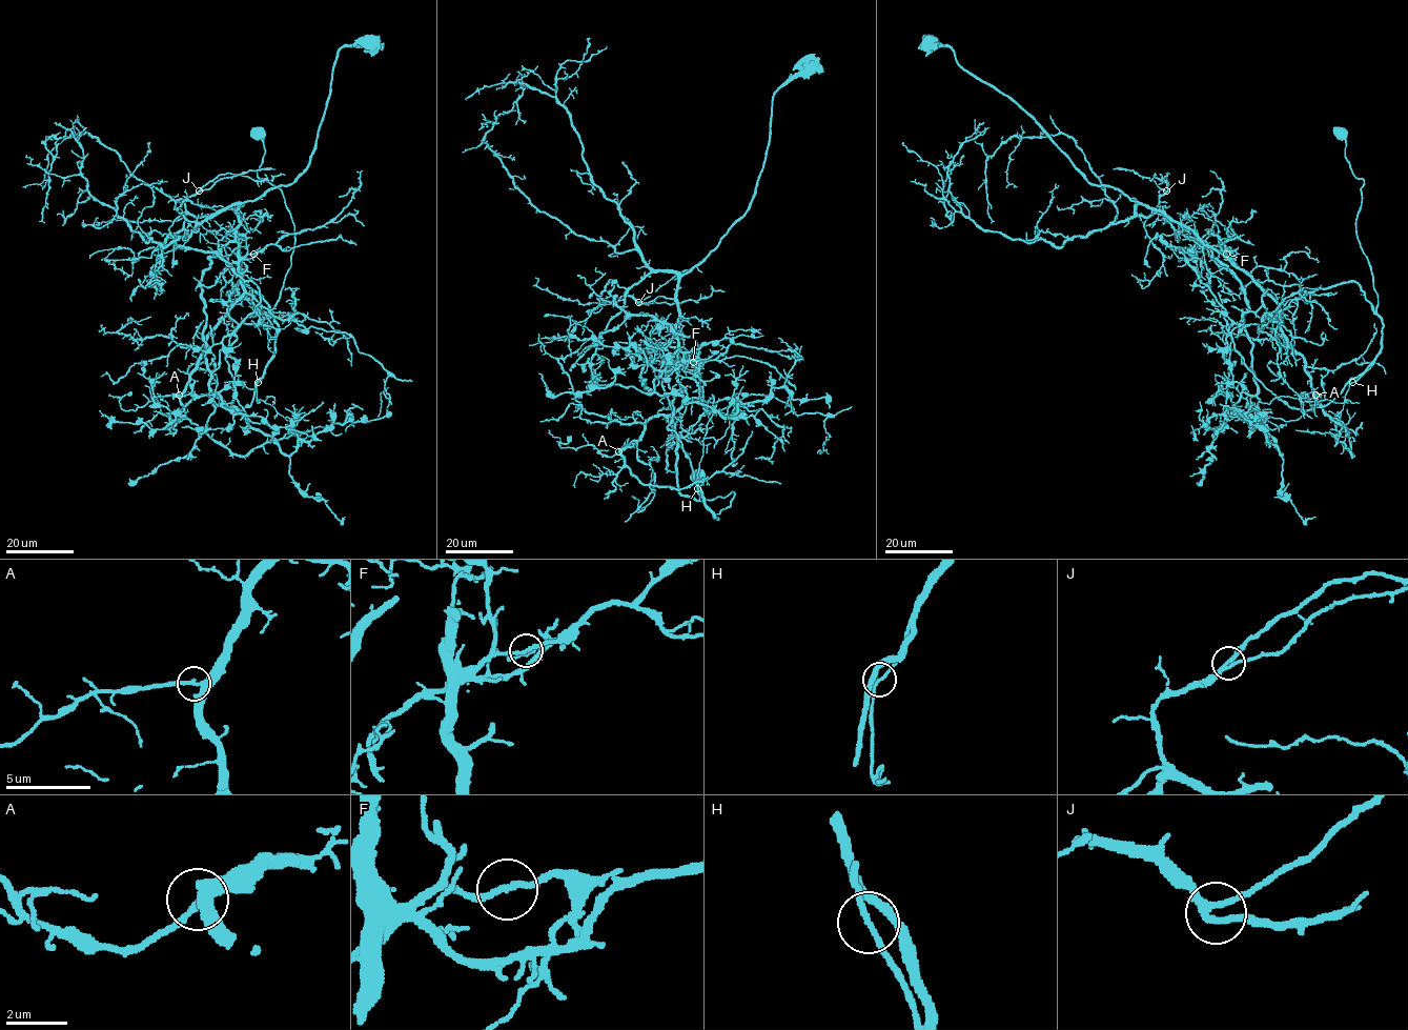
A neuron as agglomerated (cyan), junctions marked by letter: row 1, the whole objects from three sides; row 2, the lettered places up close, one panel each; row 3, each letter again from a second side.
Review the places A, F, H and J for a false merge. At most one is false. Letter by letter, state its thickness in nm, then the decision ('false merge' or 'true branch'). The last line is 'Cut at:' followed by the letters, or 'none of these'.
A: 220 nm | true branch
F: 190 nm | false merge
H: 160 nm | true branch
J: 180 nm | true branch
Cut at: F

